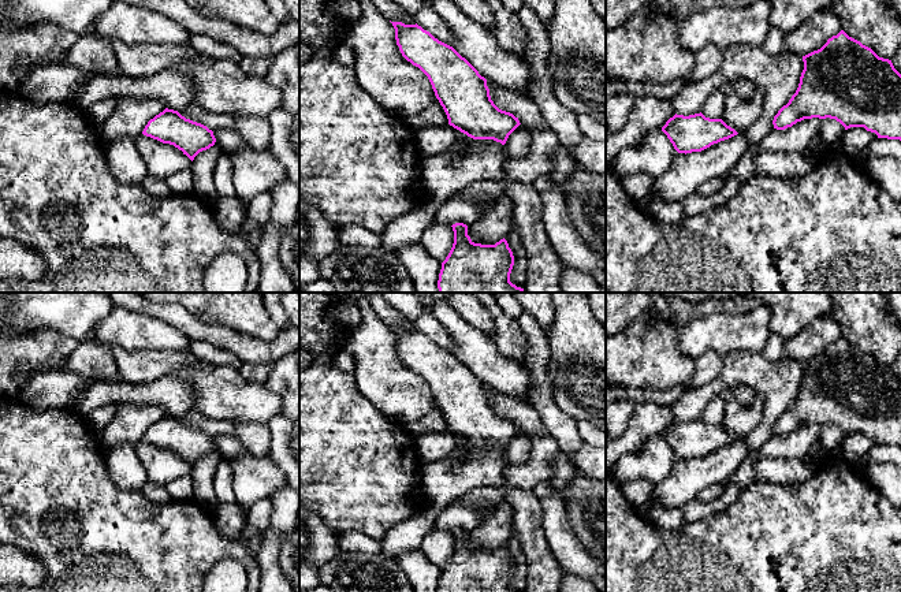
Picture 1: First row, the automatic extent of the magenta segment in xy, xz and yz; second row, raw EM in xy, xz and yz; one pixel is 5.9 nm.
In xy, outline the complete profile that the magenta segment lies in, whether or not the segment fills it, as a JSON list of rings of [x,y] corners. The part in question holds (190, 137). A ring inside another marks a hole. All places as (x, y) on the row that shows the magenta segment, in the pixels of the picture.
[[[165,108],[145,126],[144,135],[170,144],[183,152],[191,161],[215,145],[213,131],[206,126],[182,116],[178,111]]]

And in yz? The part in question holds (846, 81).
[[[841,30],[820,49],[803,56],[803,62],[798,88],[774,116],[774,129],[785,130],[804,119],[830,118],[845,130],[864,127],[878,138],[901,141],[901,74],[891,60],[879,57],[871,48]]]

